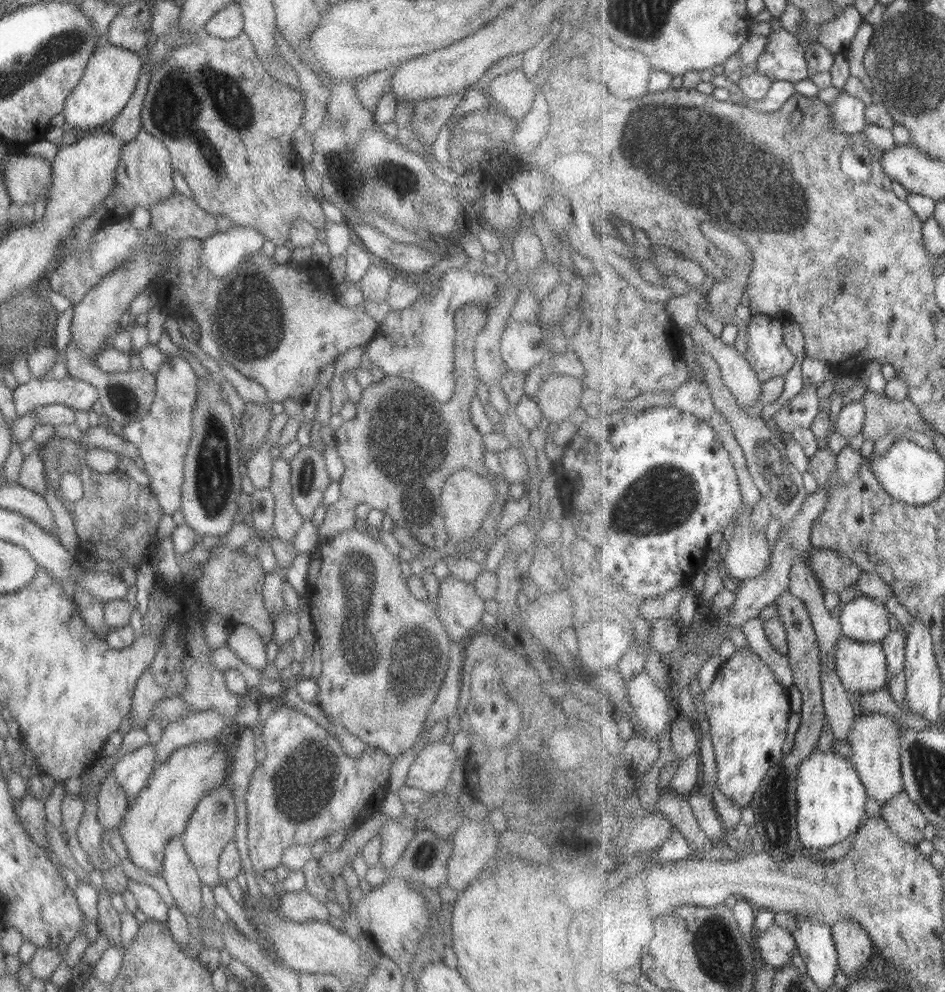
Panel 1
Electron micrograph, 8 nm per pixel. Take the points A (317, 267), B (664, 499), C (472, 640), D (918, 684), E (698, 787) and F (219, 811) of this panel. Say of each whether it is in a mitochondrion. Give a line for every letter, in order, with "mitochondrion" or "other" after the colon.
A: other
B: mitochondrion
C: other
D: other
E: other
F: mitochondrion

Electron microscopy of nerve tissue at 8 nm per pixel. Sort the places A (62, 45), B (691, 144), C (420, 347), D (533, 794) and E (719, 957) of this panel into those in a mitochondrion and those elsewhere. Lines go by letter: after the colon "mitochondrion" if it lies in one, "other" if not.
A: mitochondrion
B: mitochondrion
C: other
D: mitochondrion
E: mitochondrion

